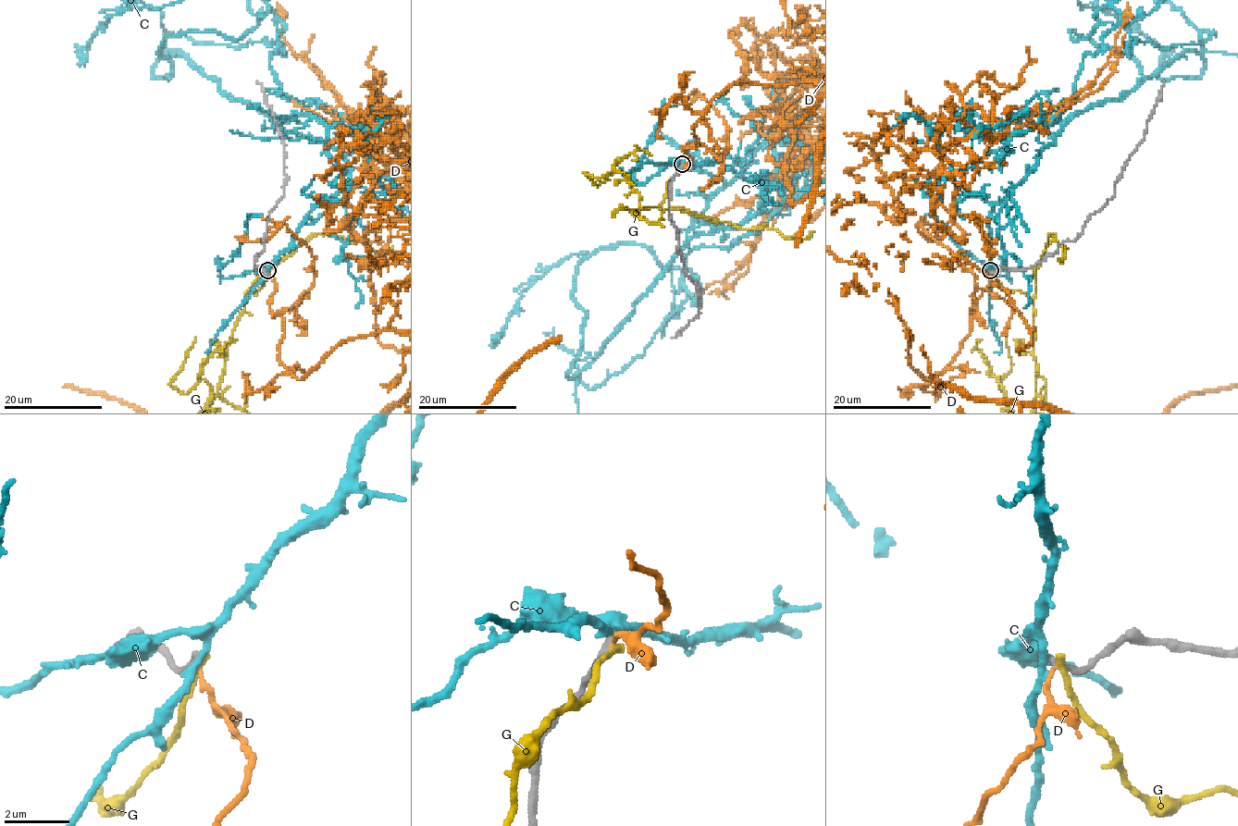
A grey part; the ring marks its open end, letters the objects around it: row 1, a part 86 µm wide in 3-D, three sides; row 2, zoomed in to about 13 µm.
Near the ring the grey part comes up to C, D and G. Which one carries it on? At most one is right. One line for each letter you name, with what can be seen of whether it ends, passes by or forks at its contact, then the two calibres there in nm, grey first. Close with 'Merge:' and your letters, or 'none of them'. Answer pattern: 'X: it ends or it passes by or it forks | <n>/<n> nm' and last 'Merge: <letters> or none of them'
Merge: none of them

